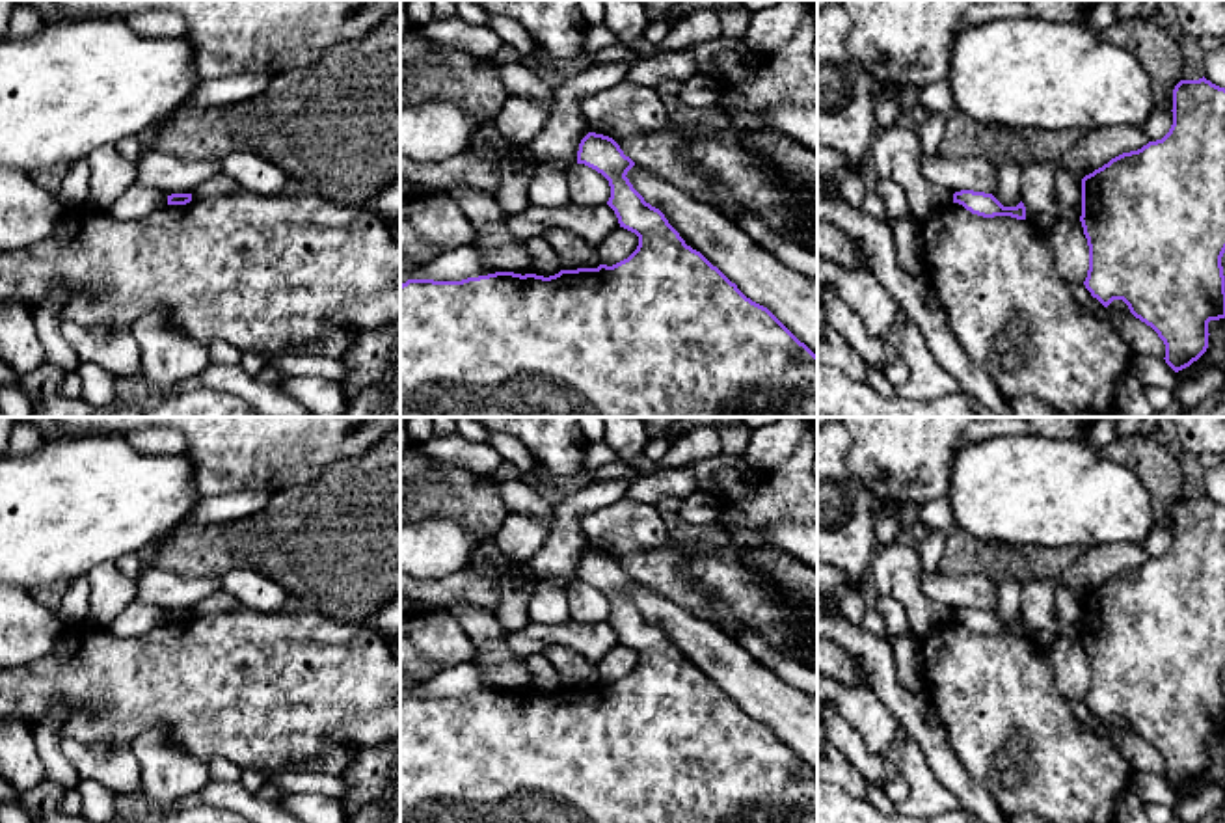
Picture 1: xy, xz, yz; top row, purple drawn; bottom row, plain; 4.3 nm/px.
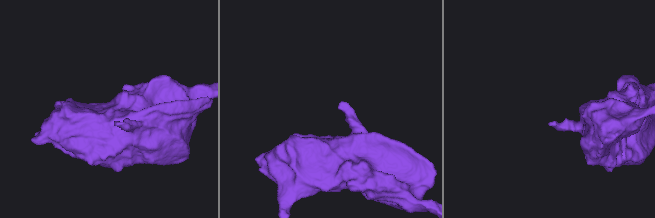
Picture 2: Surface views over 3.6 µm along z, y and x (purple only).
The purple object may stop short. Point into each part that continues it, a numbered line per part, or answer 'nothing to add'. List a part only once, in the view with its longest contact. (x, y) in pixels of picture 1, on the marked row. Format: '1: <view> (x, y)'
nothing to add

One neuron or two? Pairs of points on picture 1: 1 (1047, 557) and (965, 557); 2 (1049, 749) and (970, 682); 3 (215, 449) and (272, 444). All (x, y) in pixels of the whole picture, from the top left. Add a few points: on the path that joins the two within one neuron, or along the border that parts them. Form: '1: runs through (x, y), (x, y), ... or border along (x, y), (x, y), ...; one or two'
1: runs through (1026, 559), (985, 559); one
2: runs through (1030, 730), (989, 693); one
3: runs through (229, 444), (257, 444); one

